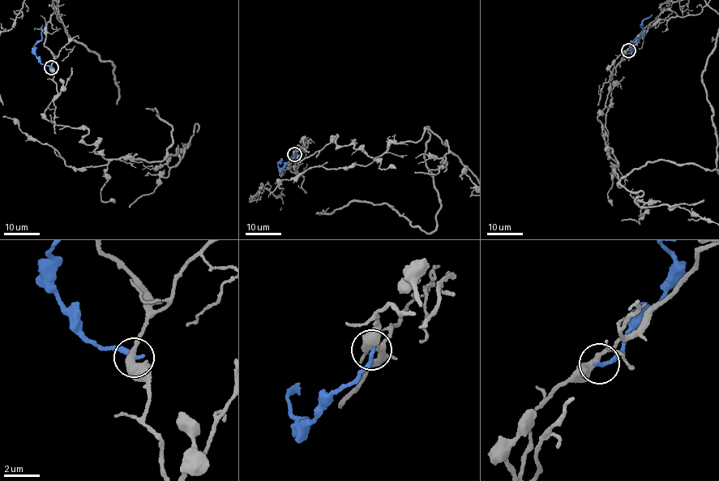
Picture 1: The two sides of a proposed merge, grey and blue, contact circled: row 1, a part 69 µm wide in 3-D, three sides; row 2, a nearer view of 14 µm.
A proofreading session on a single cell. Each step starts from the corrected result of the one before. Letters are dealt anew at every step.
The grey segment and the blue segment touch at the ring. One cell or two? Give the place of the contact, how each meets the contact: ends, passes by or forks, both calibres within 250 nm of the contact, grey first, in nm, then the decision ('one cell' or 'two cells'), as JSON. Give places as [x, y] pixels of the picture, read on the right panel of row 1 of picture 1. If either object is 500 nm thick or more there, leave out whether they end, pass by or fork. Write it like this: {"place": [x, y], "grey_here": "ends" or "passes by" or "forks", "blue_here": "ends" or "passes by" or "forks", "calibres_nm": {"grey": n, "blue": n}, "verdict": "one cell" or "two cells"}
{"place": [628, 50], "grey_here": "passes by", "blue_here": "ends", "calibres_nm": {"grey": 380, "blue": 280}, "verdict": "two cells"}

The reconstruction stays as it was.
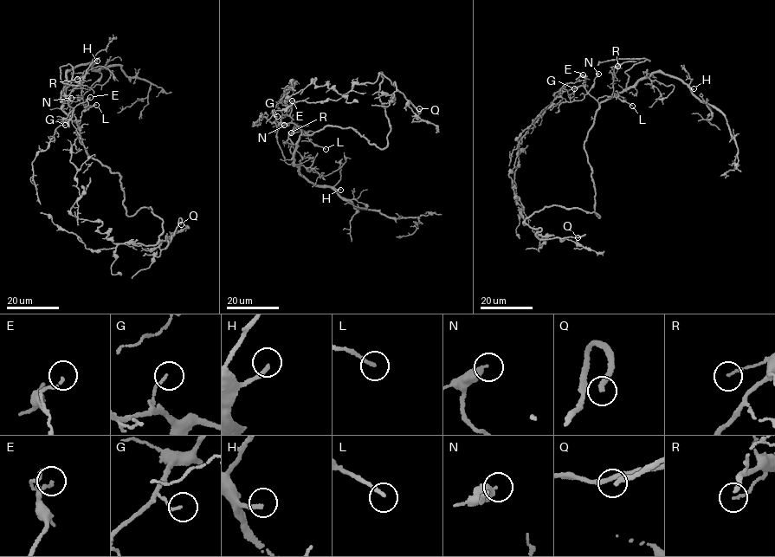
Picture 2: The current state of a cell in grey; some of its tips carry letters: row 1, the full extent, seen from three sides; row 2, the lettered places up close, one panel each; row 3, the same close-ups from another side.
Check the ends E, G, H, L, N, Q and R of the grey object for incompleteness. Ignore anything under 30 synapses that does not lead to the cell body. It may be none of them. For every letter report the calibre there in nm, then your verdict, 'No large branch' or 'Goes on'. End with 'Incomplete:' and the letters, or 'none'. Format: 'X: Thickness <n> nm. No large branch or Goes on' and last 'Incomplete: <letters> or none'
E: Thickness 120 nm. Goes on
G: Thickness 110 nm. No large branch
H: Thickness 190 nm. Goes on
L: Thickness 180 nm. No large branch
N: Thickness 360 nm. No large branch
Q: Thickness 170 nm. Goes on
R: Thickness 100 nm. No large branch
Incomplete: E, H, Q

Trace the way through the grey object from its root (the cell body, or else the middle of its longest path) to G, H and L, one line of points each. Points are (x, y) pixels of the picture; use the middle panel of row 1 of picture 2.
G: (320, 130), (303, 134), (293, 123), (279, 123), (275, 119), (277, 116)
H: (320, 130), (300, 135), (293, 165), (298, 167), (299, 173), (316, 184), (340, 190)
L: (320, 130), (303, 134), (300, 129), (314, 144), (326, 149)

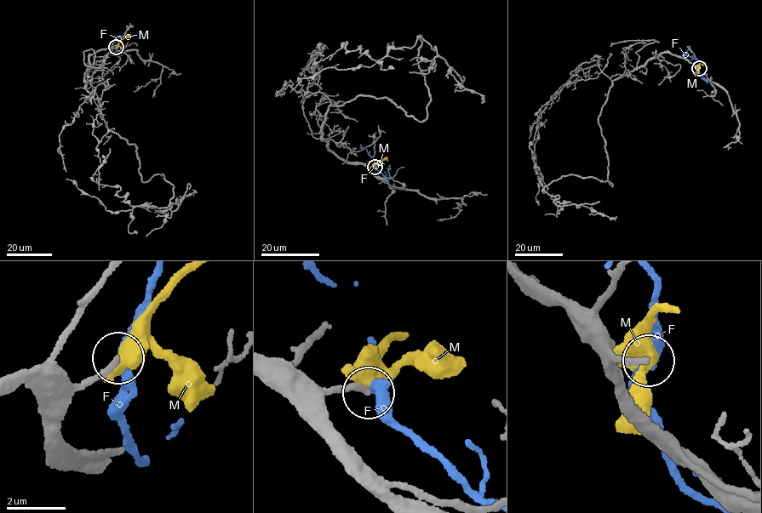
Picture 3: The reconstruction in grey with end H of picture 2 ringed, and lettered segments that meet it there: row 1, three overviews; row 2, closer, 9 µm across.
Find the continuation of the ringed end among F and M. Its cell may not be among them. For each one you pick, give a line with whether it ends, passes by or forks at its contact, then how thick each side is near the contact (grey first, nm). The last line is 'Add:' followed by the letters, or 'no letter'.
Add: no letter

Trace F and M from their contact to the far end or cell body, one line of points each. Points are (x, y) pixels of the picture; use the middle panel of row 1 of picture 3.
F: (375, 166), (374, 159), (361, 145)
M: (374, 166), (387, 156)

